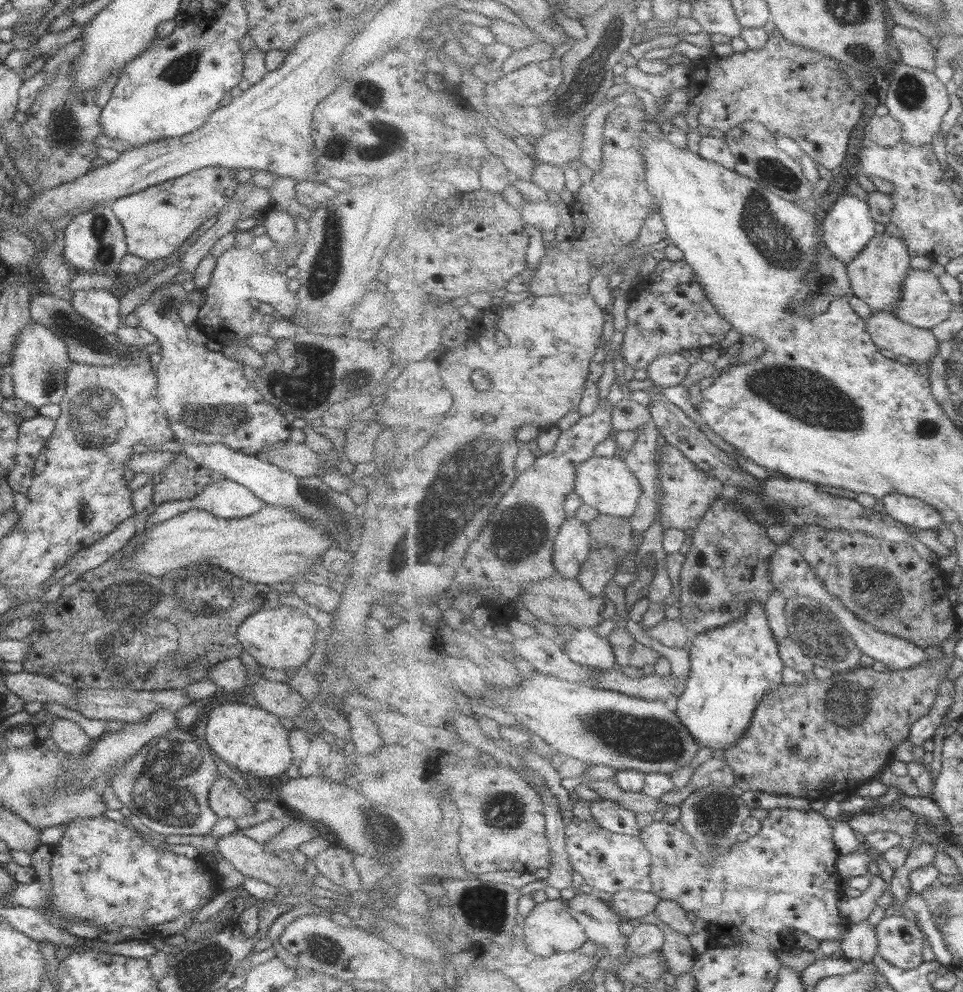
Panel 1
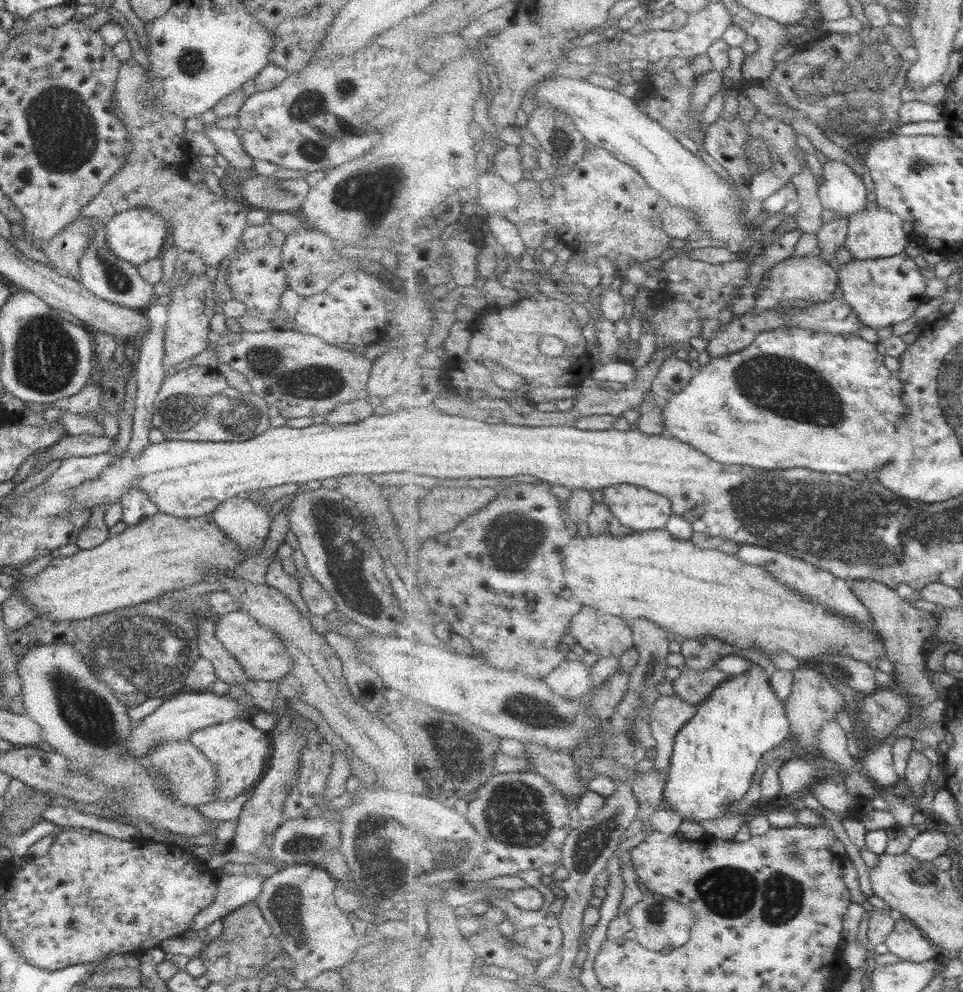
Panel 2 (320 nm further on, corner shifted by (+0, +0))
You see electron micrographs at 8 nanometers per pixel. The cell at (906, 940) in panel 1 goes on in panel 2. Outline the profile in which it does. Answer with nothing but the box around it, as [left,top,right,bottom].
[887,918,941,963]

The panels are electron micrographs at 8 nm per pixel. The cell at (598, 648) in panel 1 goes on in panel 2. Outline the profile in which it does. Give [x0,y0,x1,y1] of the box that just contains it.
[544,660,593,699]

